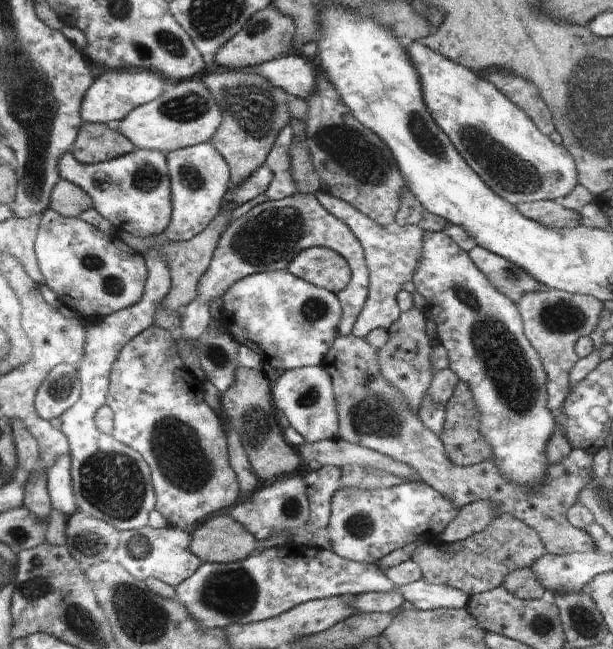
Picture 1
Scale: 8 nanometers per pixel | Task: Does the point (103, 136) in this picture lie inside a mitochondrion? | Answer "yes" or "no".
no

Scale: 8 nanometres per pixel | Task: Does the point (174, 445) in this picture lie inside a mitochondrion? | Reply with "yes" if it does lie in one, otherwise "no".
yes

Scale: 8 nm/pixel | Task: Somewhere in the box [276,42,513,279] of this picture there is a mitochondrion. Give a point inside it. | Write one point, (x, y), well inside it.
(355, 153)

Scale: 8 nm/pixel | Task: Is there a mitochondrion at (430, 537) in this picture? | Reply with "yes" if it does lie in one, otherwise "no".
no

